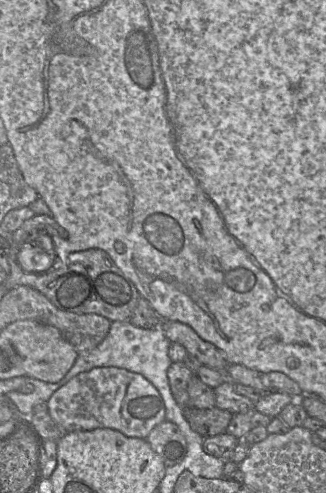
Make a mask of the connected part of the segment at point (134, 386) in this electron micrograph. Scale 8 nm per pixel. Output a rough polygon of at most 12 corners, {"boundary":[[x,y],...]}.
{"boundary":[[97,367],[52,394],[65,433],[146,439],[165,420],[141,374]]}

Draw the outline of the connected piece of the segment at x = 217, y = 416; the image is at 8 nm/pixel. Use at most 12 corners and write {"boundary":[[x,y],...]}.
{"boundary":[[185,406],[191,429],[203,438],[225,433],[233,416],[217,406]]}

